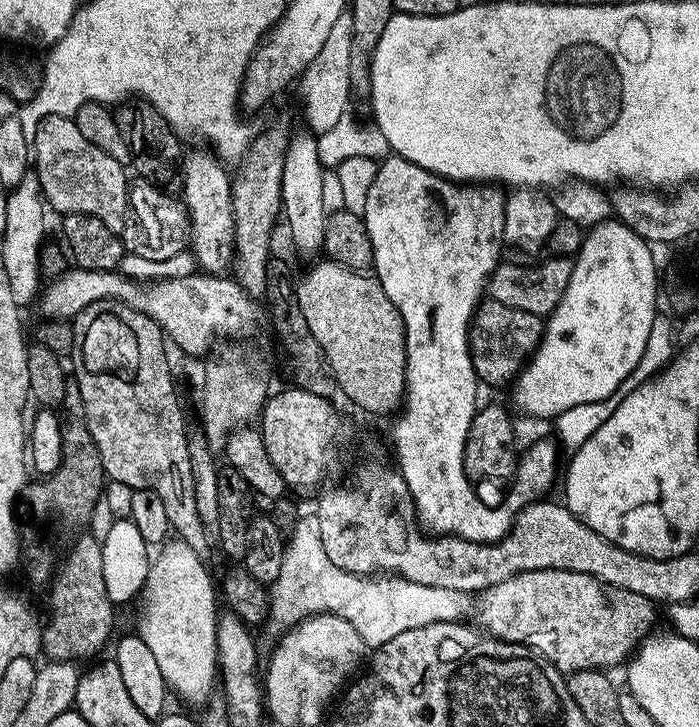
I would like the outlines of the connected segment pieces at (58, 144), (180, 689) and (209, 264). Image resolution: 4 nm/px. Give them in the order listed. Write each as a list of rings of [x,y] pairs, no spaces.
[[[52,116],[46,118],[46,122],[39,130],[39,136],[35,140],[37,146],[30,150],[34,157],[34,175],[40,179],[40,188],[44,191],[44,198],[49,209],[52,208],[59,214],[90,214],[94,218],[102,218],[110,230],[118,233],[125,231],[130,220],[128,207],[128,190],[130,179],[124,171],[125,165],[118,163],[110,154],[98,150],[94,142],[86,142],[82,130],[78,130],[75,119],[70,116]]]
[[[182,539],[167,541],[159,552],[149,563],[141,588],[142,604],[136,634],[153,652],[169,691],[188,704],[202,706],[211,699],[218,674],[218,588],[204,566],[205,561]]]
[[[196,152],[193,156],[185,155],[182,160],[182,180],[184,176],[184,196],[182,203],[188,209],[188,217],[192,223],[192,239],[190,251],[196,257],[197,265],[208,274],[224,274],[234,264],[234,214],[232,213],[232,181],[229,173],[219,168],[221,165],[214,159],[213,153]]]

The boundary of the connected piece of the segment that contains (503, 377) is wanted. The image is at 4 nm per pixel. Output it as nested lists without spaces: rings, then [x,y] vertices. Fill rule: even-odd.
[[[491,298],[485,299],[472,317],[472,327],[468,330],[468,345],[477,381],[492,388],[511,385],[524,369],[528,357],[540,345],[545,323],[543,316],[526,314],[526,310],[511,308]]]

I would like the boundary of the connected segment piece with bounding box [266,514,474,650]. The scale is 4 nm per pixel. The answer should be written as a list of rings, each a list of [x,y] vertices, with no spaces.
[[[315,514],[302,517],[293,526],[292,537],[290,535],[287,537],[284,546],[282,571],[270,586],[268,600],[266,624],[272,627],[276,634],[288,632],[311,616],[328,613],[348,619],[361,635],[362,642],[372,650],[382,647],[386,642],[390,642],[390,638],[403,634],[406,630],[418,630],[418,626],[430,626],[434,622],[464,622],[469,619],[467,616],[471,612],[473,615],[474,612],[473,595],[462,590],[446,590],[442,586],[422,586],[418,582],[410,582],[401,576],[391,574],[359,576],[334,566],[334,562],[330,562],[330,557],[326,555],[326,550],[322,550],[322,533],[318,530],[318,518]]]

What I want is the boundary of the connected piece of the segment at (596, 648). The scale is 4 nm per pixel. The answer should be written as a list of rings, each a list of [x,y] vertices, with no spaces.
[[[530,570],[490,586],[478,596],[479,627],[497,640],[511,644],[523,644],[533,649],[541,660],[550,661],[565,674],[581,672],[587,668],[612,670],[615,664],[623,665],[639,648],[641,640],[653,631],[657,605],[618,586],[604,584],[590,574],[578,574],[574,570]]]

